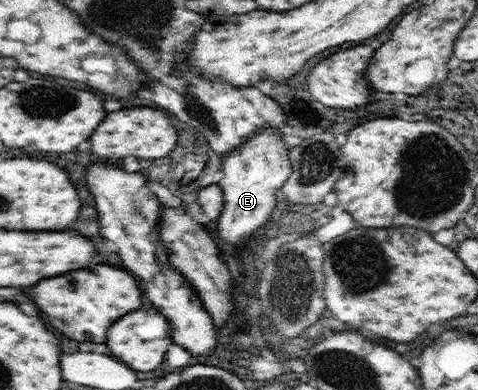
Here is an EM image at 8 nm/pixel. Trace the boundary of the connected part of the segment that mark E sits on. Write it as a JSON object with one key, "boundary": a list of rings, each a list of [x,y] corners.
{"boundary":[[[269,127],[259,129],[245,144],[235,147],[224,156],[221,176],[216,178],[225,199],[217,219],[222,240],[237,244],[237,240],[245,240],[251,232],[263,230],[280,197],[281,187],[292,173],[288,151],[279,129]]]}

